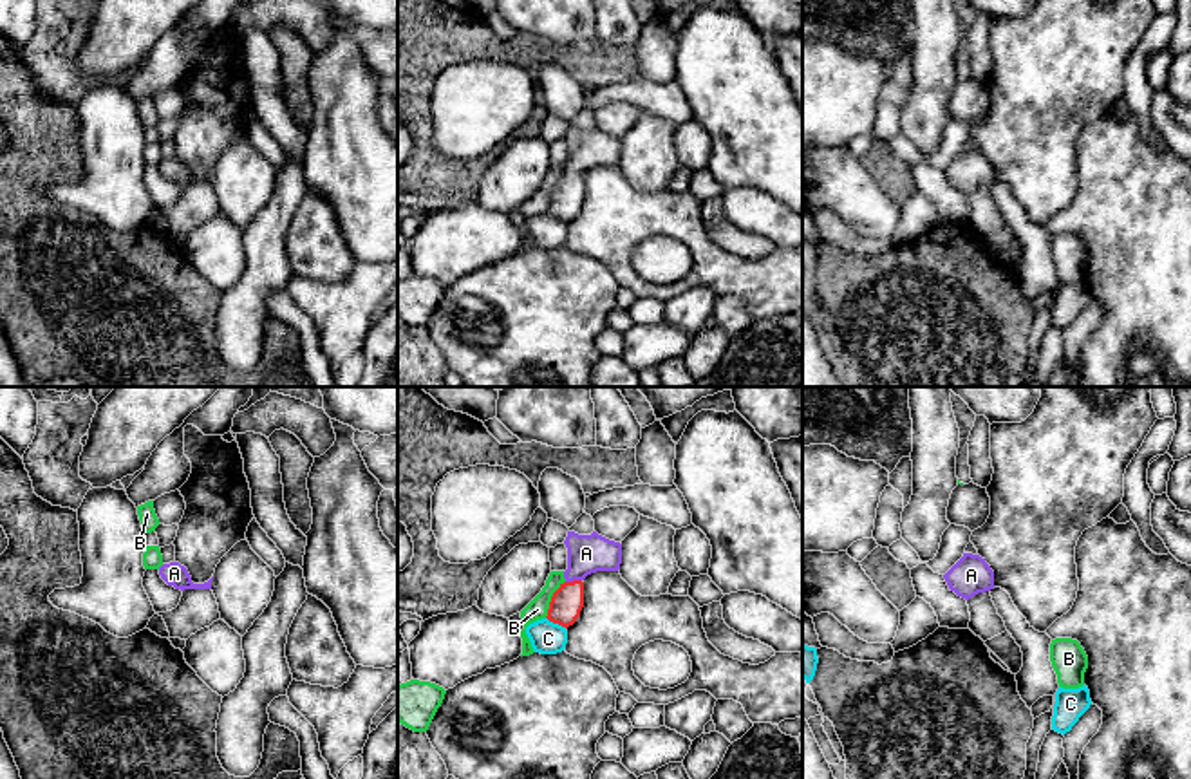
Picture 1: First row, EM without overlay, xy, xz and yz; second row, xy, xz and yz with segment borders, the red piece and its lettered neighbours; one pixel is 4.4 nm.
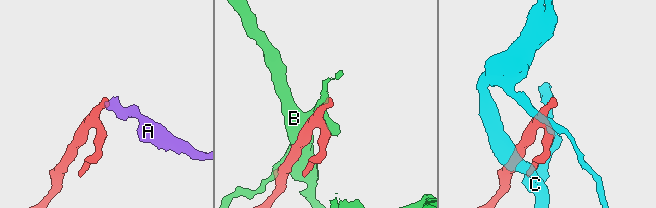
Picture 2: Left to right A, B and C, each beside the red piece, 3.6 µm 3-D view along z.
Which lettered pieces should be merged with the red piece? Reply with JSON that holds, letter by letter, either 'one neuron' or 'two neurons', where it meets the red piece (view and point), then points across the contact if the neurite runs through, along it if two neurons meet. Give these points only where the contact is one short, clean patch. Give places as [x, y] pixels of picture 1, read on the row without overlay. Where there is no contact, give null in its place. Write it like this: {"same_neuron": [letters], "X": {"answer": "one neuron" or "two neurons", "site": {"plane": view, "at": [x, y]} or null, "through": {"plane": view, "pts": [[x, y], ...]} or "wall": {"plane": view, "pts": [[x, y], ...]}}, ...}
{"same_neuron": ["A"], "A": {"answer": "one neuron", "site": {"plane": "xz", "at": [573, 176]}, "through": {"plane": "xz", "pts": [[568, 196], [573, 176], [586, 149]]}}, "B": {"answer": "two neurons", "site": {"plane": "xz", "at": [552, 194]}}, "C": {"answer": "two neurons", "site": {"plane": "xz", "at": [557, 217]}}}

